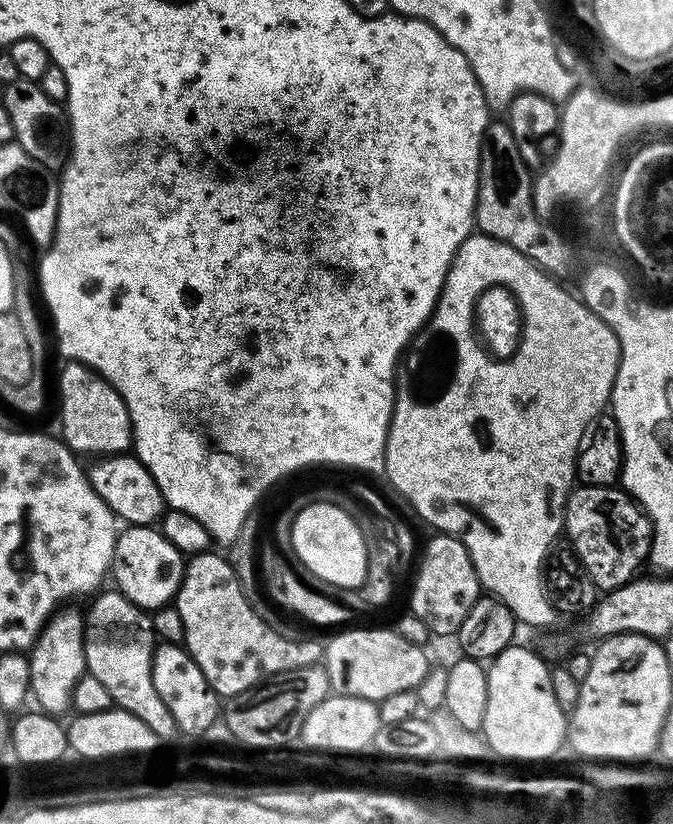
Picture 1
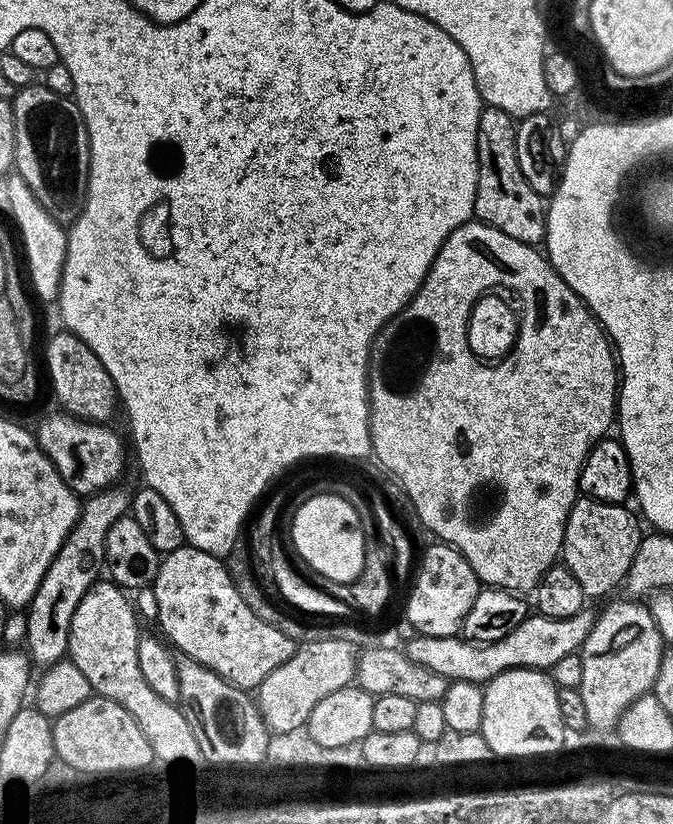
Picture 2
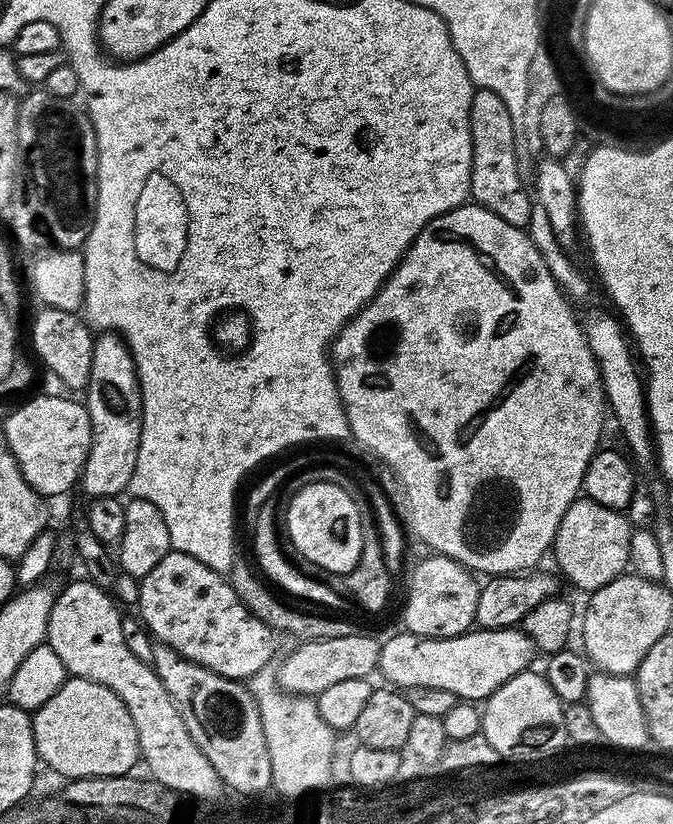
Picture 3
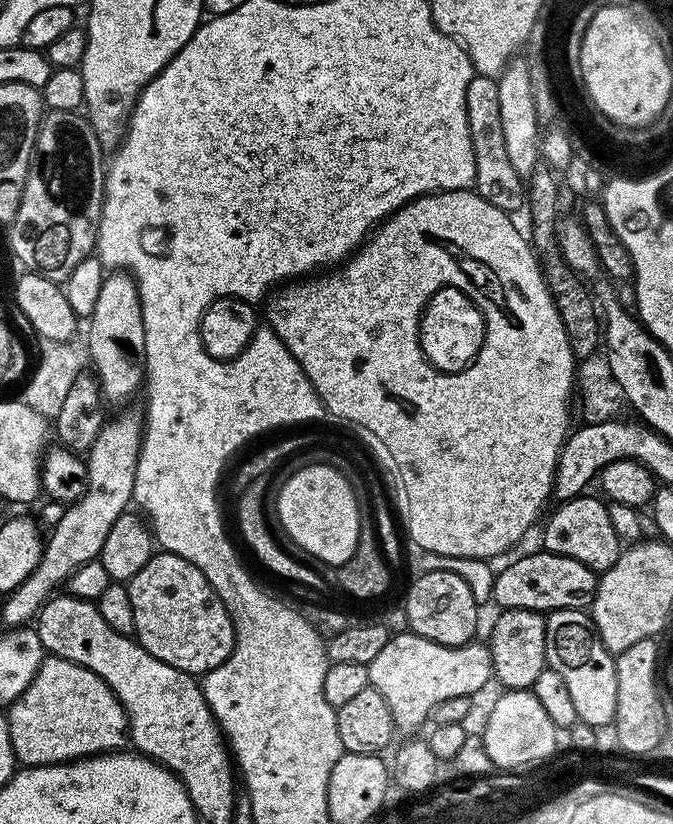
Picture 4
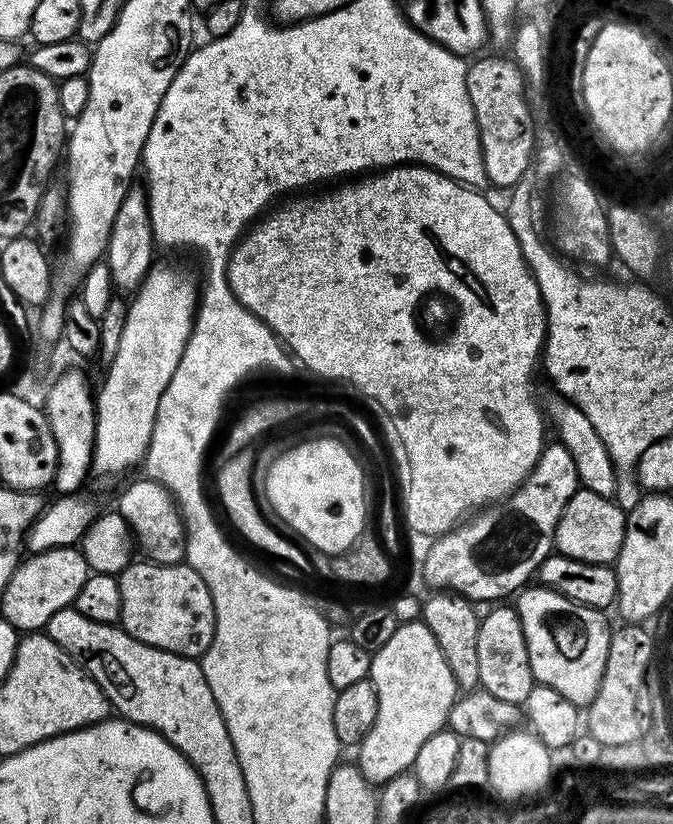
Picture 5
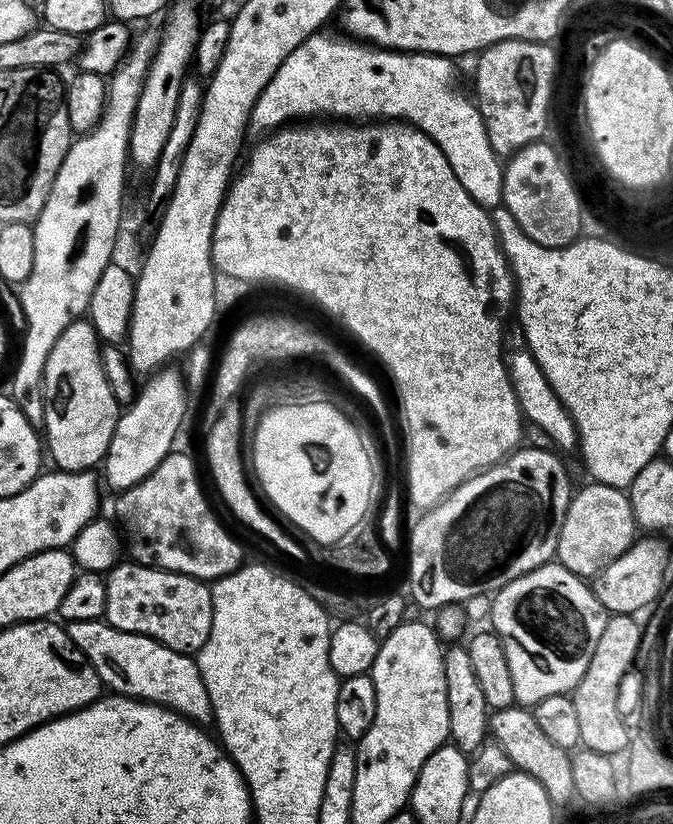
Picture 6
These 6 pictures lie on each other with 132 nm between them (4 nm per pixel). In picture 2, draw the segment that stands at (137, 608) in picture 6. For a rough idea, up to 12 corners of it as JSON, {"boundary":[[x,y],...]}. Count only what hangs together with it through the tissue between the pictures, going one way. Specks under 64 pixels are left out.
{"boundary":[[163,553],[163,639],[238,688],[296,652],[246,606],[227,563]]}

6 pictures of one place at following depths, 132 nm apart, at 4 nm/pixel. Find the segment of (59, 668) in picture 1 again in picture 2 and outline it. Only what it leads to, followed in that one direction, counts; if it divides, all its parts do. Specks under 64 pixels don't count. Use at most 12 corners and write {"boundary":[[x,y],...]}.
{"boundary":[[133,493],[83,501],[28,604],[33,665],[68,656],[78,602],[101,579],[106,530]]}

